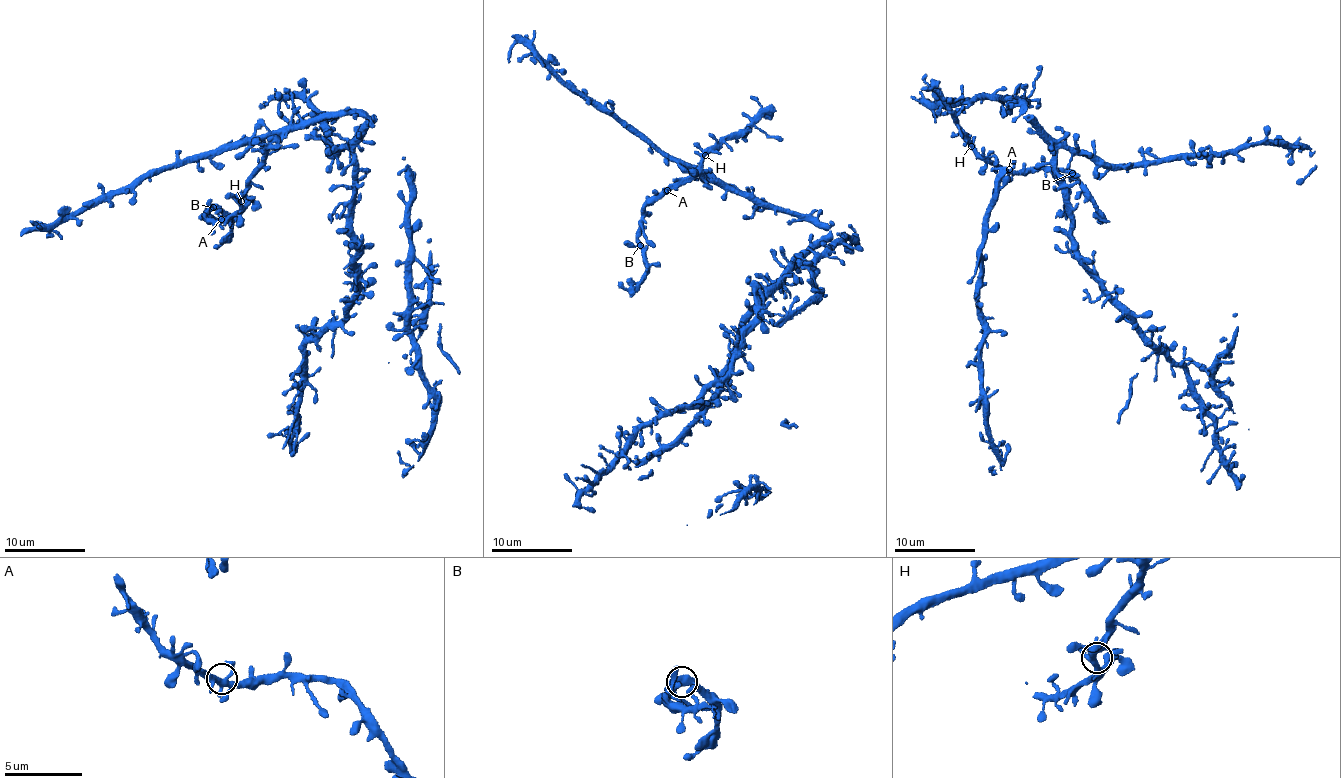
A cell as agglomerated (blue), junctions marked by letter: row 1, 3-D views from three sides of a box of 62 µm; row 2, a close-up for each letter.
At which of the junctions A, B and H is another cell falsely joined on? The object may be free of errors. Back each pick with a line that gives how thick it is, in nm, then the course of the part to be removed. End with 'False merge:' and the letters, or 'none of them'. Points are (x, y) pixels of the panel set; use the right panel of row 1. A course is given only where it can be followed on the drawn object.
False merge: none of them

